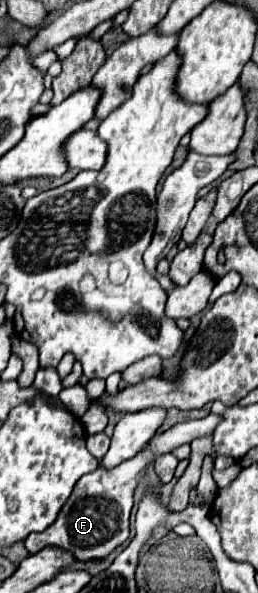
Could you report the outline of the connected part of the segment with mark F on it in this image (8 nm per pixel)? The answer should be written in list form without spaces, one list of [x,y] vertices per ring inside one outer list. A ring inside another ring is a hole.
[[[210,413],[204,419],[176,423],[174,427],[154,435],[150,445],[146,445],[136,457],[122,461],[118,467],[114,467],[110,471],[98,467],[96,471],[84,475],[76,483],[76,487],[74,487],[72,495],[68,497],[68,501],[64,503],[62,511],[58,513],[58,519],[46,531],[30,533],[26,537],[26,541],[24,541],[26,549],[30,553],[38,553],[46,545],[58,545],[58,547],[64,547],[64,549],[70,549],[72,553],[76,553],[76,557],[80,561],[106,557],[112,549],[116,549],[118,545],[122,545],[128,539],[128,533],[130,533],[128,519],[130,519],[134,489],[140,483],[140,479],[146,475],[146,469],[154,463],[154,459],[162,453],[174,451],[180,445],[192,443],[194,439],[214,433],[214,427],[218,427],[218,419],[222,419],[222,415]],[[110,505],[112,505],[112,509],[110,509]]]

